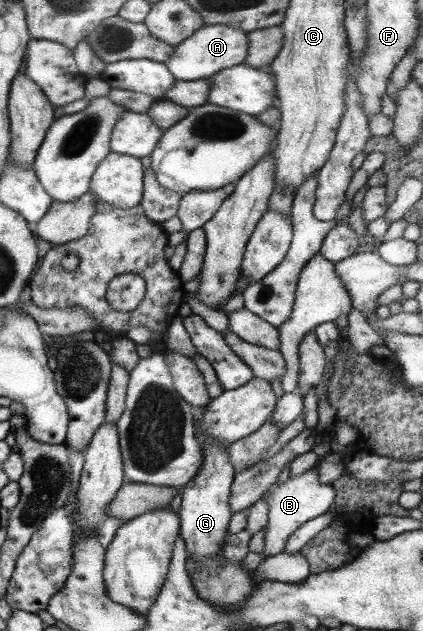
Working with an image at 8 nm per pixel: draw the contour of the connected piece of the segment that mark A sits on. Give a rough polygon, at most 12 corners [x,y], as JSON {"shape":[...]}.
{"shape":[[202,26],[174,46],[175,80],[208,79],[242,64],[247,33]]}

